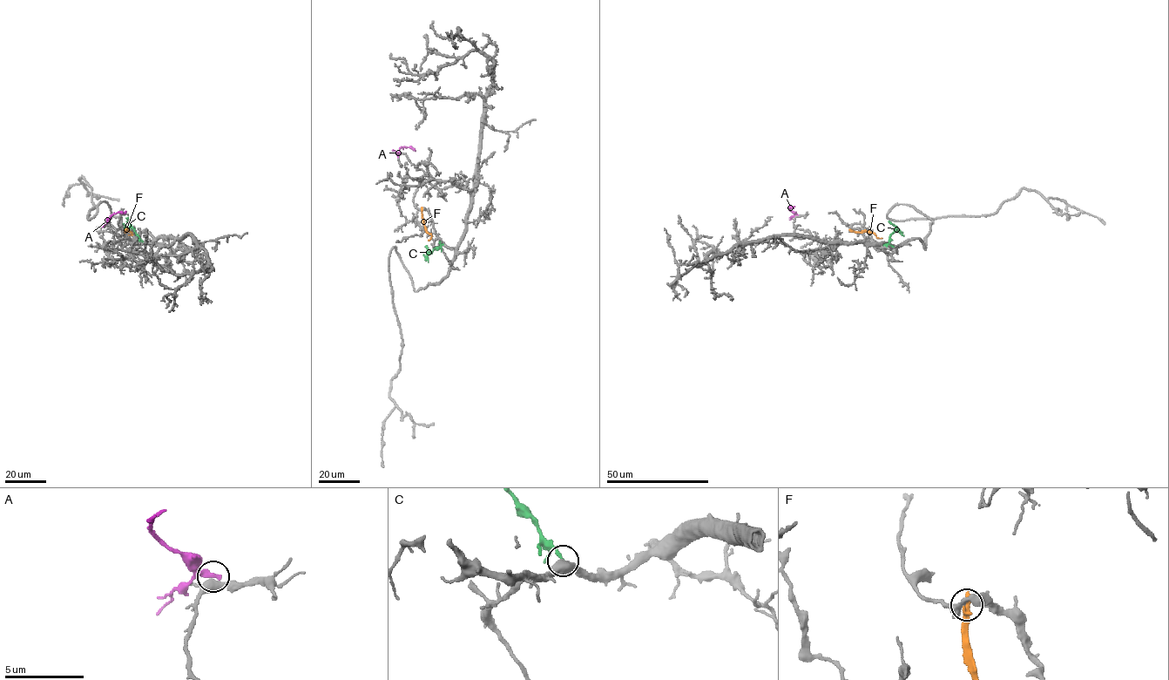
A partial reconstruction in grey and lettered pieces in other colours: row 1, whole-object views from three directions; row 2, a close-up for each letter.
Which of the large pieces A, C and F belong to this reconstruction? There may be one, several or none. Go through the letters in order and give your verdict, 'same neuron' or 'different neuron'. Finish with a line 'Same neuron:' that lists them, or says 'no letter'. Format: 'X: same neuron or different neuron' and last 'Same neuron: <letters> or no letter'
A: different neuron
C: same neuron
F: different neuron
Same neuron: C

